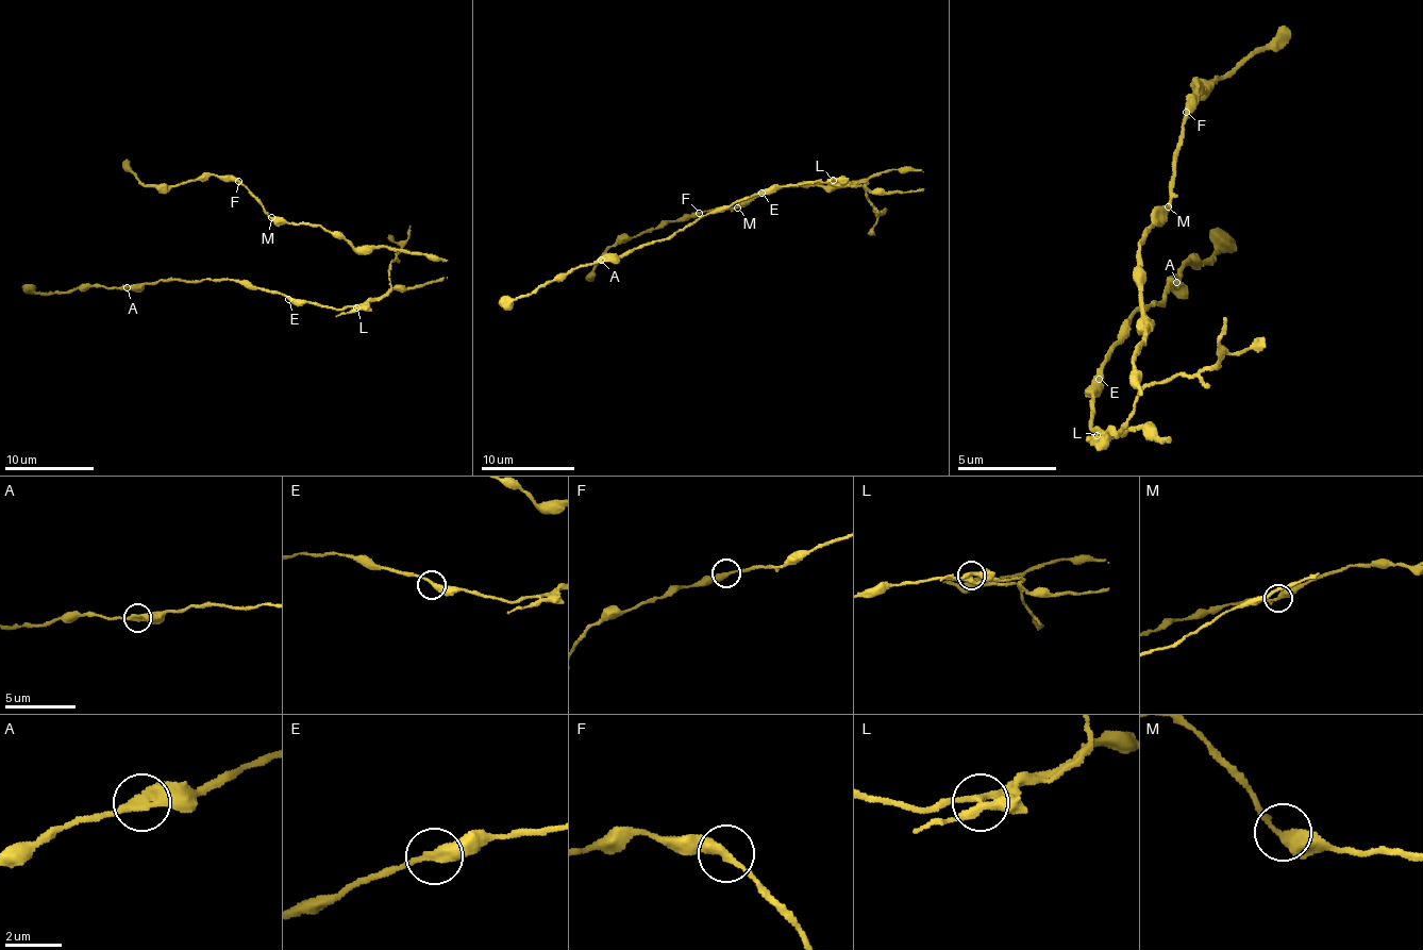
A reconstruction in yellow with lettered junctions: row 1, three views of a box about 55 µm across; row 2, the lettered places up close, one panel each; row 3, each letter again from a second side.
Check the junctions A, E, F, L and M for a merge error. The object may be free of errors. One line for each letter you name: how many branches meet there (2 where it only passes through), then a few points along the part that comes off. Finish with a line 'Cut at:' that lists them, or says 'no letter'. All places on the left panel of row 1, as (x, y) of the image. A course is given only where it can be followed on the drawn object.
L: branches 3; course (356, 307), (380, 301), (389, 284), (388, 272), (399, 248), (389, 234)
Cut at: L

